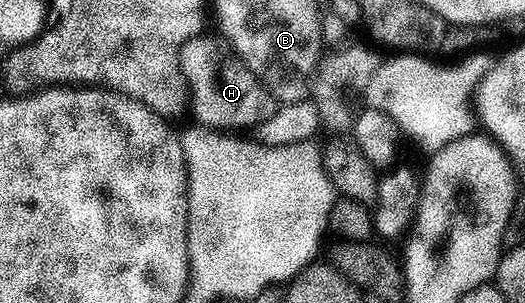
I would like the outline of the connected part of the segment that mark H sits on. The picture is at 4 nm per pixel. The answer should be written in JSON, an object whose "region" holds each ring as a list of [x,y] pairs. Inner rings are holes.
{"region":[[[197,34],[182,43],[178,61],[186,79],[188,108],[199,125],[215,130],[254,130],[258,124],[271,118],[276,109],[274,95],[235,58],[217,39]]]}

